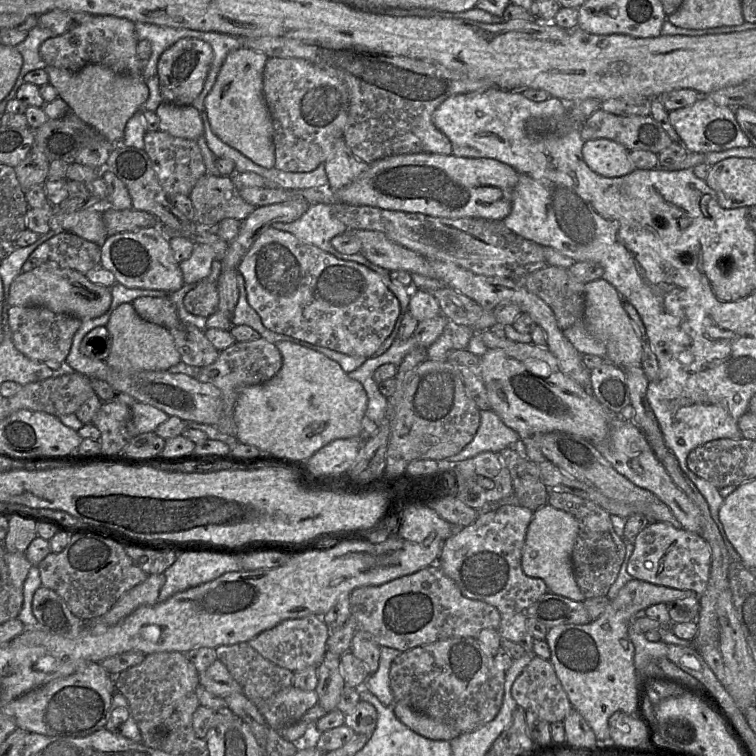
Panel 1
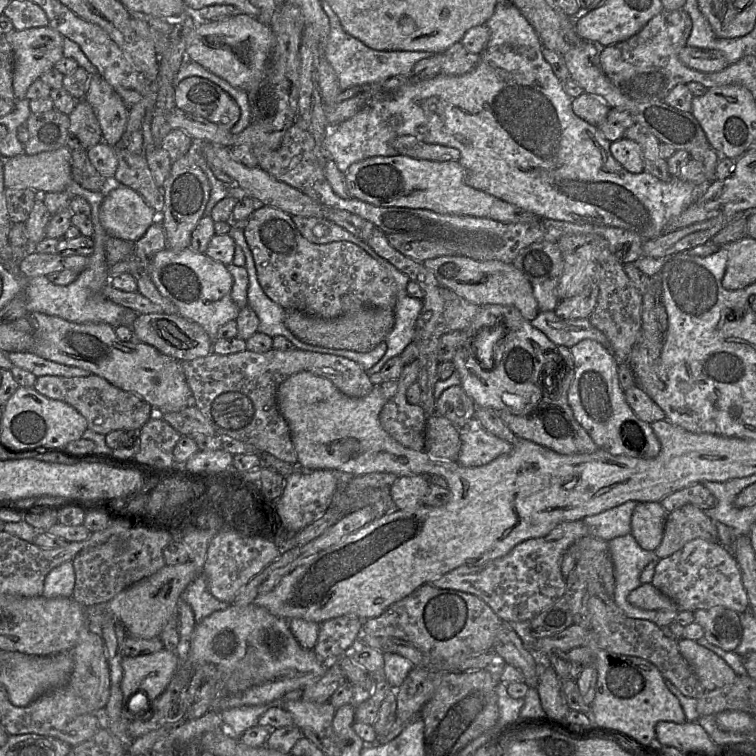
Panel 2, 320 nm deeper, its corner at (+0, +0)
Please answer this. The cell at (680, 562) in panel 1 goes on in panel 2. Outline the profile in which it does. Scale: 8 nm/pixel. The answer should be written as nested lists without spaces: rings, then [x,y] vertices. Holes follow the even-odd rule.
[[[696,538],[674,554],[659,559],[650,583],[674,600],[680,610],[694,612],[723,606],[742,614],[750,609],[738,563],[731,551],[718,541]]]

